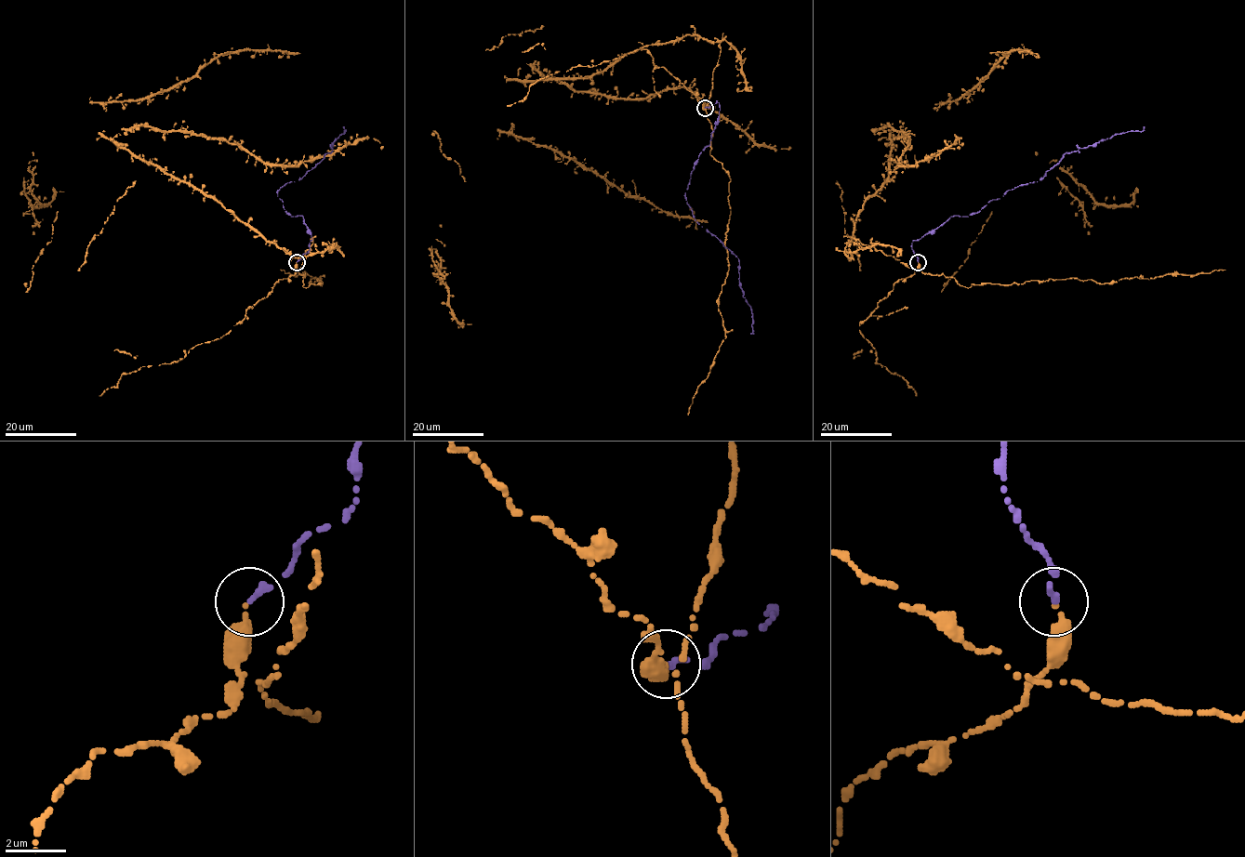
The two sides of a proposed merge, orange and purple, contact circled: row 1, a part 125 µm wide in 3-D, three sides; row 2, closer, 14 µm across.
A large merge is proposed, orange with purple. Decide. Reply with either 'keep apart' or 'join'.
join

